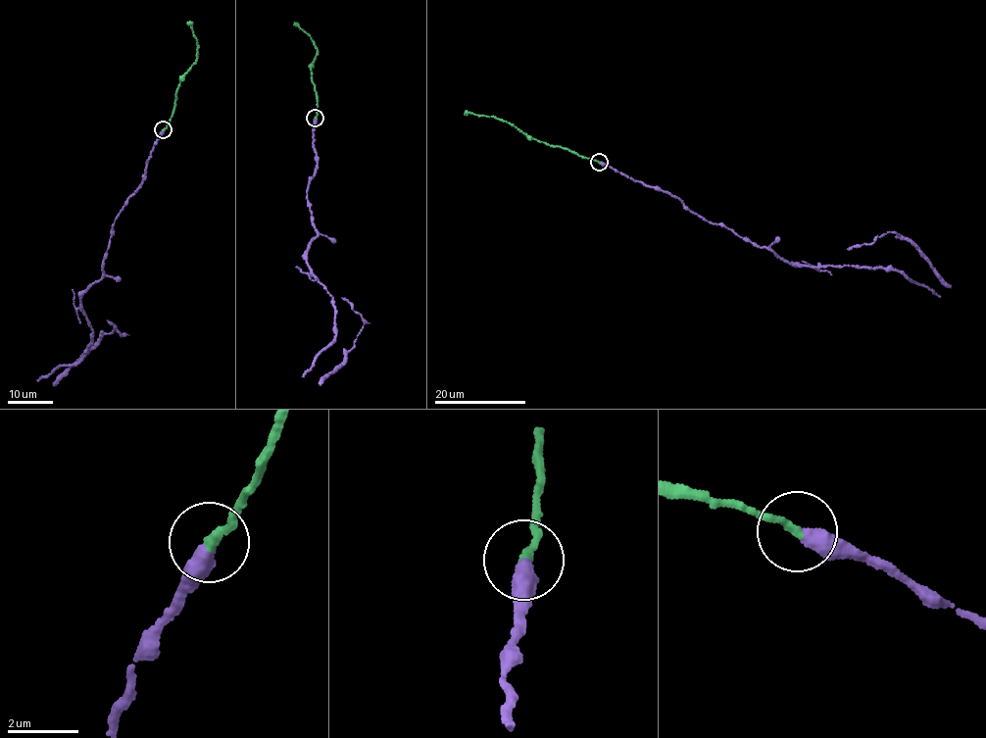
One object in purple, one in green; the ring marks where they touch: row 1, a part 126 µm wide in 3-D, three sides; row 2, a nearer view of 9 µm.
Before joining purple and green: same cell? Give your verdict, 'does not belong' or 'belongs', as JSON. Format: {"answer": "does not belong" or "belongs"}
{"answer": "belongs"}

